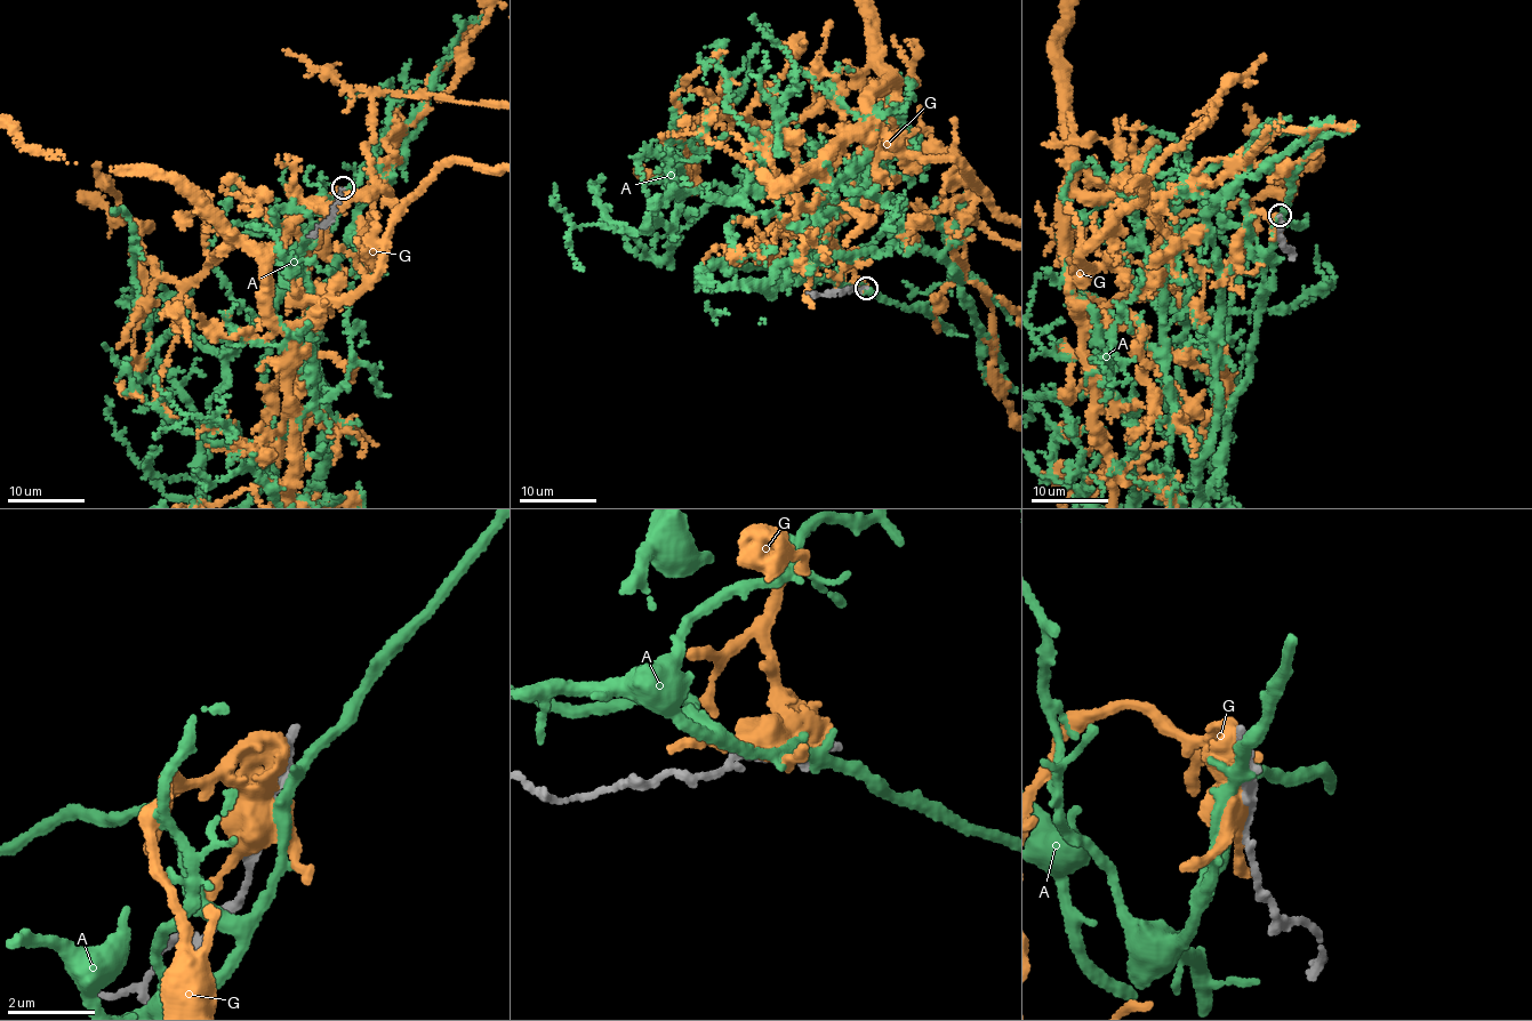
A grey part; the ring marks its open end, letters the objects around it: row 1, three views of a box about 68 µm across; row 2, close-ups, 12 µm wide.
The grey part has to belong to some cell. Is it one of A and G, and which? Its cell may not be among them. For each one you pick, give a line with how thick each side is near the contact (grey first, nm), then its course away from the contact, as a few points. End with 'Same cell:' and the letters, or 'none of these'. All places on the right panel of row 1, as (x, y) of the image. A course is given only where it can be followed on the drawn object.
Same cell: none of these

